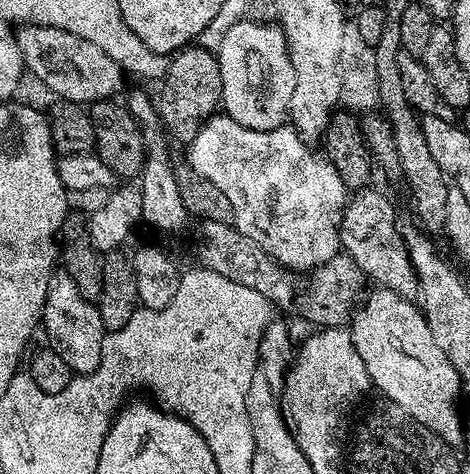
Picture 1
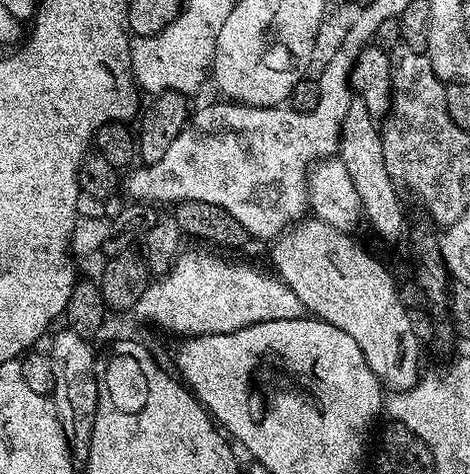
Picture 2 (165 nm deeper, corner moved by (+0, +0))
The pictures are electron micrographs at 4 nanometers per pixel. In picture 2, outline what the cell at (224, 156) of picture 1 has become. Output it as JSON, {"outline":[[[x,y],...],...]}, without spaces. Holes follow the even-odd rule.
{"outline":[[[347,79],[337,84],[324,84],[318,106],[312,112],[295,112],[290,106],[274,108],[251,108],[249,104],[220,102],[208,104],[191,113],[184,129],[174,138],[170,150],[166,150],[158,162],[133,167],[127,173],[122,188],[128,191],[133,201],[156,202],[161,200],[169,206],[186,200],[201,200],[214,206],[222,206],[248,231],[249,237],[275,241],[293,224],[305,219],[309,211],[308,173],[313,164],[337,155],[340,147],[340,123],[350,110],[354,93]]]}

